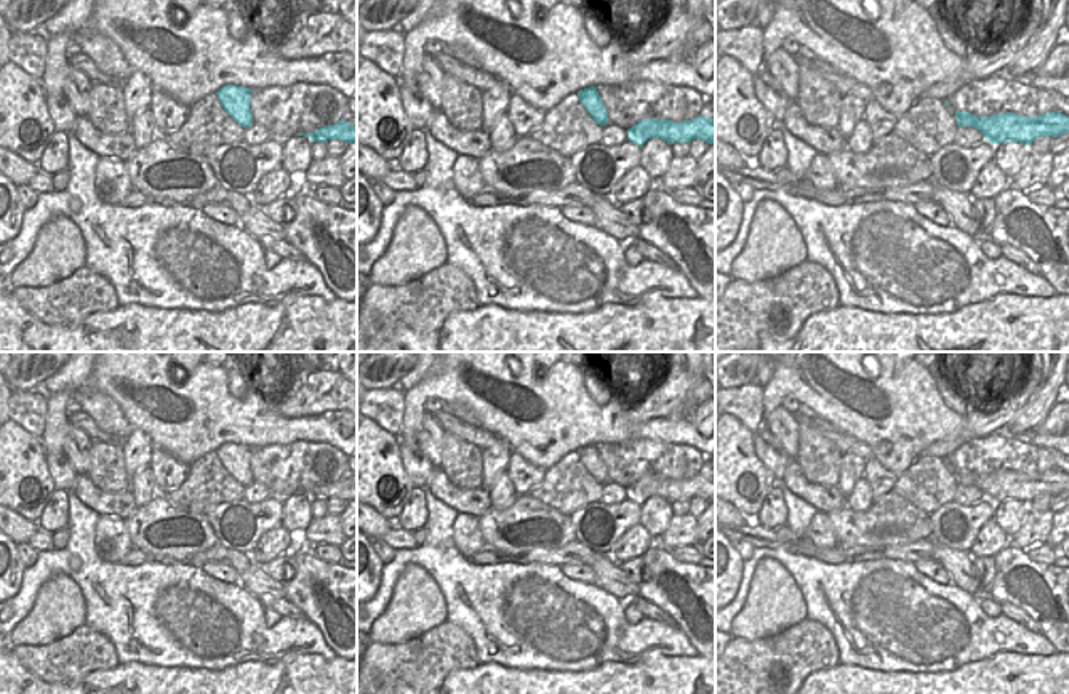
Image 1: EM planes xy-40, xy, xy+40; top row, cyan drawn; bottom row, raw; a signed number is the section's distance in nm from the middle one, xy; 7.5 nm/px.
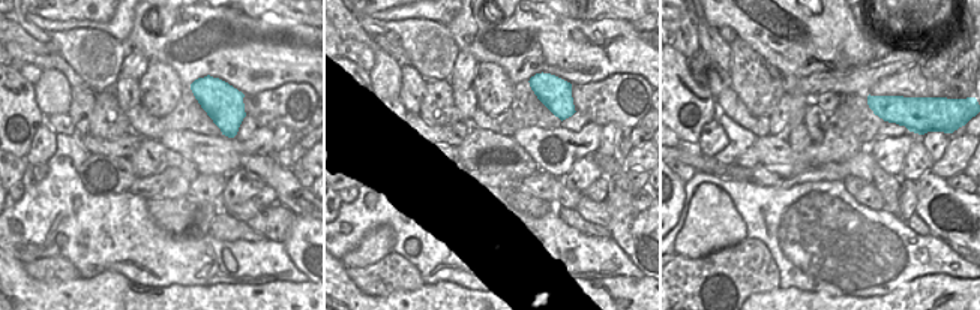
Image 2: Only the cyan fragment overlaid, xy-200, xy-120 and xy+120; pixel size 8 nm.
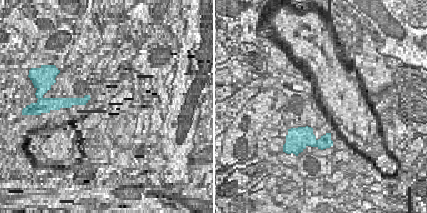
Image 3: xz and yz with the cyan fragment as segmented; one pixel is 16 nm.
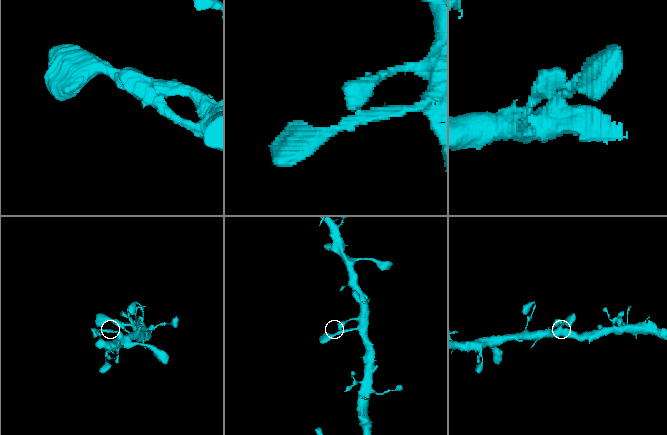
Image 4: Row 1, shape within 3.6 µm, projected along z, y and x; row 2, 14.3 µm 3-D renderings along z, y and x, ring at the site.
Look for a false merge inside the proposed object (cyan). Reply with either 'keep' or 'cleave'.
keep

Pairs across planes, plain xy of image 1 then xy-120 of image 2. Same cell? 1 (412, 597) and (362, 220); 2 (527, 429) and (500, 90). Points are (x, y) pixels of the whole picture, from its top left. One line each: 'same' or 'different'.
1: different
2: different

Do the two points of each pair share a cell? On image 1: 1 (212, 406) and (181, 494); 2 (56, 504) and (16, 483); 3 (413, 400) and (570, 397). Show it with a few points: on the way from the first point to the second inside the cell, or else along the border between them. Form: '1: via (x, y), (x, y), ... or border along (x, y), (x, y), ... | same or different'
1: border along (215, 450), (202, 454), (191, 466) | different
2: border along (55, 488), (37, 522) | different
3: via (452, 389), (469, 390), (517, 427), (532, 424) | same

